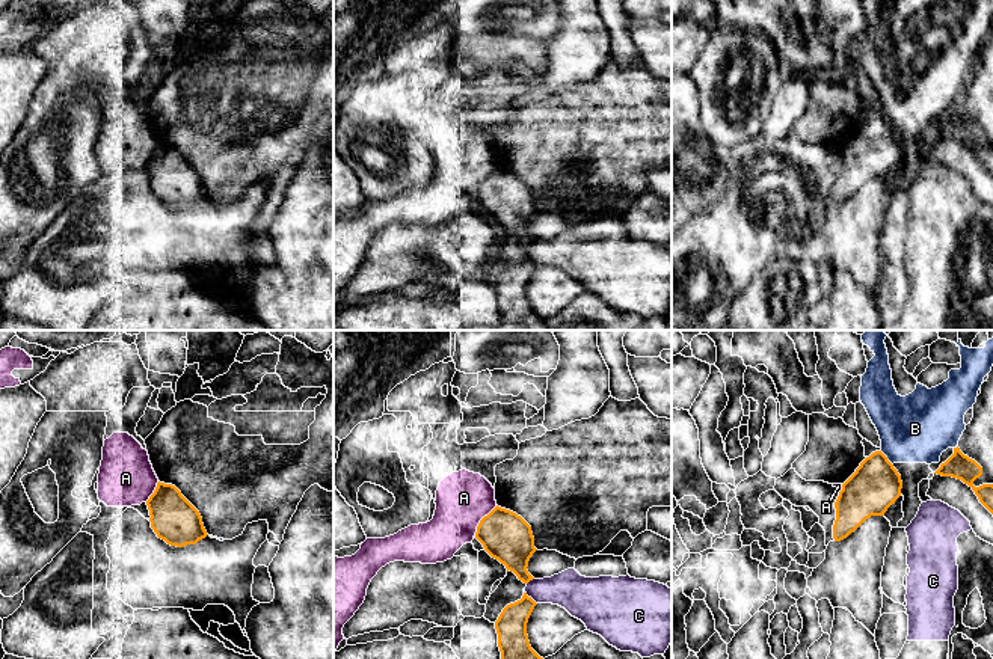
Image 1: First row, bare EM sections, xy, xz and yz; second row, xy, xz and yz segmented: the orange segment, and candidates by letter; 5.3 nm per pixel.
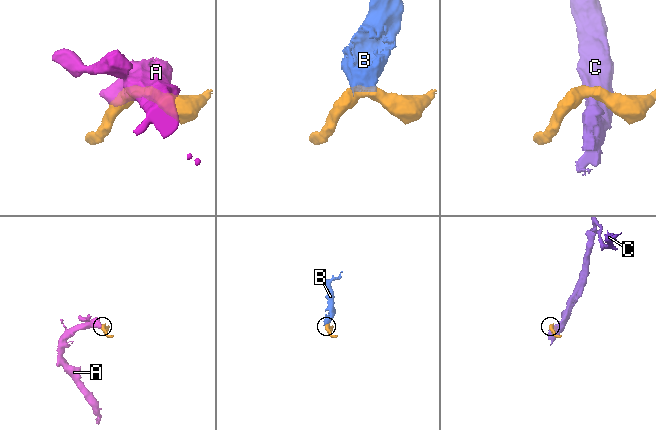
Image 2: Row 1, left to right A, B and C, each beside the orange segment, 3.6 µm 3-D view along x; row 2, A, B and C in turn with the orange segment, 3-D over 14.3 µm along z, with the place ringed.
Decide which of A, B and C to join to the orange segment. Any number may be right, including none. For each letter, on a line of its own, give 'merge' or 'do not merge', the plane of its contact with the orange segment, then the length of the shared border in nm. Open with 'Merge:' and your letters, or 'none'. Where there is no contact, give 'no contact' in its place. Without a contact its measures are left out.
Merge: none
A: do not merge; meets orange in xz; contact 200 nm long
B: do not merge; meets orange in yz; contact 100 nm long
C: do not merge; meets orange in xz; contact 90 nm long

